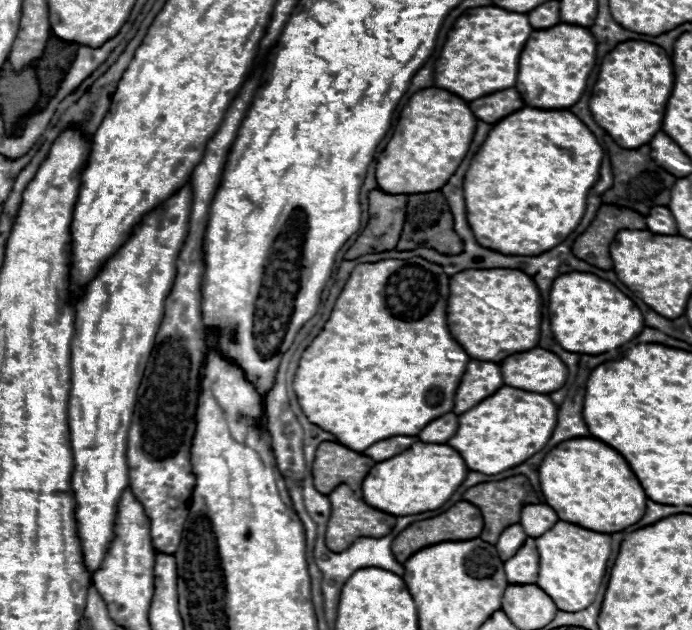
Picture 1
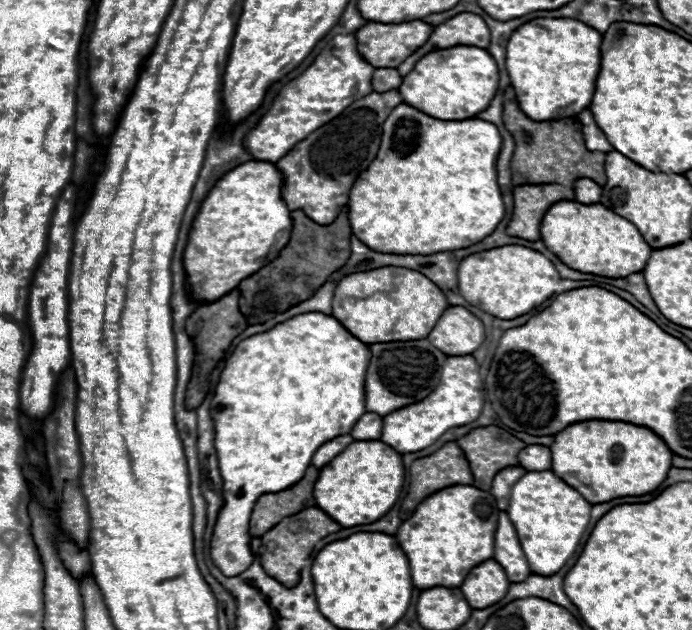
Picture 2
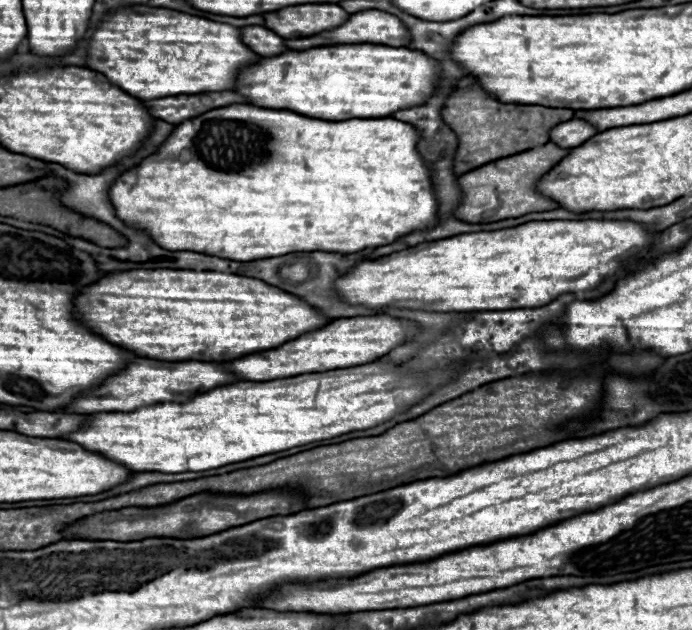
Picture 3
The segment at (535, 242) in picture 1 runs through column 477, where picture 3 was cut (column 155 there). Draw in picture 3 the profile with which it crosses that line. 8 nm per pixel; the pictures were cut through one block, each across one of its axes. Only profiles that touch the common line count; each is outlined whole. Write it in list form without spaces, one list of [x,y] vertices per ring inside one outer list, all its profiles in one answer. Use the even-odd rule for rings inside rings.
[[[248,104],[224,106],[220,110],[208,110],[208,114],[196,116],[190,122],[178,124],[178,128],[174,128],[170,138],[160,146],[160,150],[154,156],[150,156],[140,166],[122,174],[116,180],[116,184],[110,188],[110,200],[120,220],[146,230],[156,240],[156,244],[160,244],[166,250],[190,250],[238,262],[276,258],[290,252],[306,252],[306,250],[352,254],[364,248],[386,246],[388,242],[396,242],[404,234],[416,230],[428,230],[438,224],[438,198],[430,178],[430,166],[420,158],[420,152],[416,148],[418,140],[420,130],[412,130],[412,126],[396,122],[394,118],[320,122],[316,118],[304,118],[302,114],[292,114],[292,110],[260,110],[258,106]]]

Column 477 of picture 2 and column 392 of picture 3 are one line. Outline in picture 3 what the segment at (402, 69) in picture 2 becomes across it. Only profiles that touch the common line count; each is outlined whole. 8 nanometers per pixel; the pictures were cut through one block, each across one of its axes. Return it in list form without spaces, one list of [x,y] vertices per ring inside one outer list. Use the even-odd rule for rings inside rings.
[[[366,10],[366,12],[350,14],[344,26],[338,26],[336,30],[330,30],[328,34],[318,34],[316,38],[300,38],[300,42],[286,42],[286,46],[290,50],[310,50],[310,48],[326,46],[328,42],[330,46],[392,46],[392,50],[400,50],[400,48],[407,48],[412,42],[412,36],[408,28],[396,16],[388,12],[380,12],[380,10]]]

